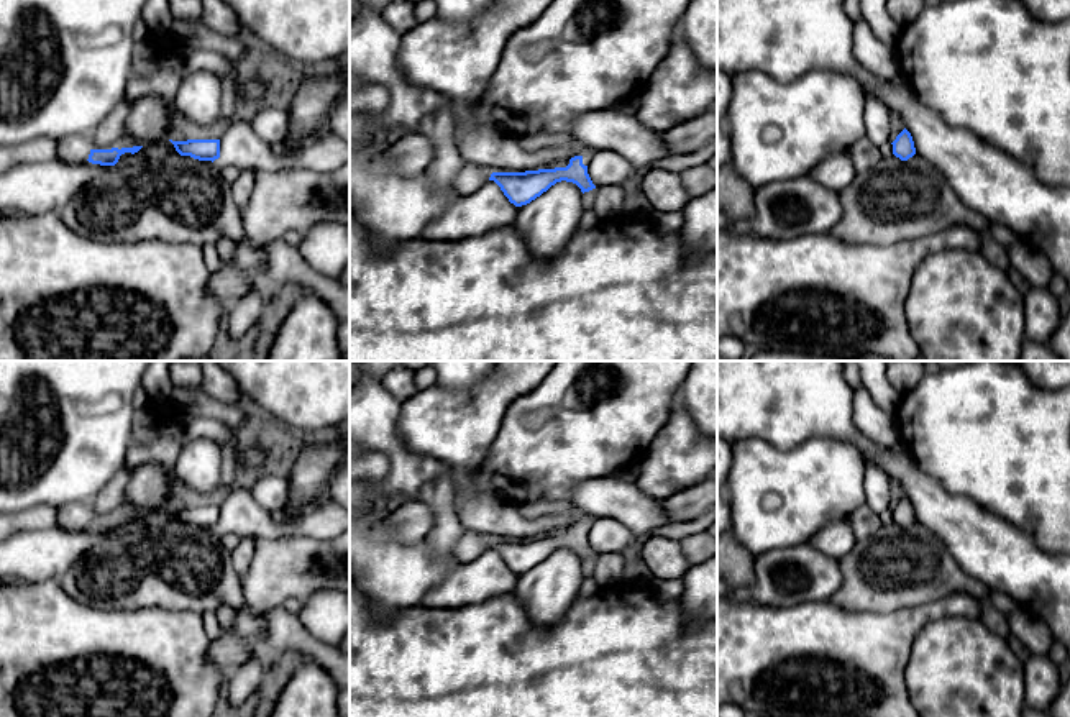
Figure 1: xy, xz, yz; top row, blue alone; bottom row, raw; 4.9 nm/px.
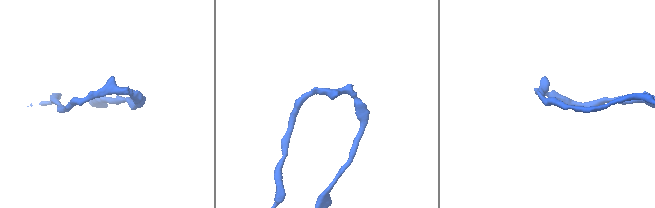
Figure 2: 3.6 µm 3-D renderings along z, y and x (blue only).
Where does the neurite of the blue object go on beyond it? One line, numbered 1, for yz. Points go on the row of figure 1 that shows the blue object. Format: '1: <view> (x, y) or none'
1: yz (896, 127)

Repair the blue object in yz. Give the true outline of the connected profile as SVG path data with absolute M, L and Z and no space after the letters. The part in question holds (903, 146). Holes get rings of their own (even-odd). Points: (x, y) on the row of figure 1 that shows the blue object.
M893 113L889 120L889 143L893 144L893 154L901 161L908 161L916 154L912 136L903 126L898 113Z

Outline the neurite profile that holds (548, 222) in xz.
M561 180L519 207L514 226L524 235L533 258L550 261L565 251L583 218L581 197L576 184Z

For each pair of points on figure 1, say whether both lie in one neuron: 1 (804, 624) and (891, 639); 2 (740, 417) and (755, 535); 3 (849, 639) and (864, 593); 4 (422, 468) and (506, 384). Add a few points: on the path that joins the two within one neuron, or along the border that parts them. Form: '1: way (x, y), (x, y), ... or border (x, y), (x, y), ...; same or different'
1: way (826, 639), (870, 639); same
2: border (734, 442), (763, 438), (781, 448); different
3: border (829, 601), (850, 611), (895, 611); different
4: border (399, 437), (412, 452), (432, 456), (447, 466); different

